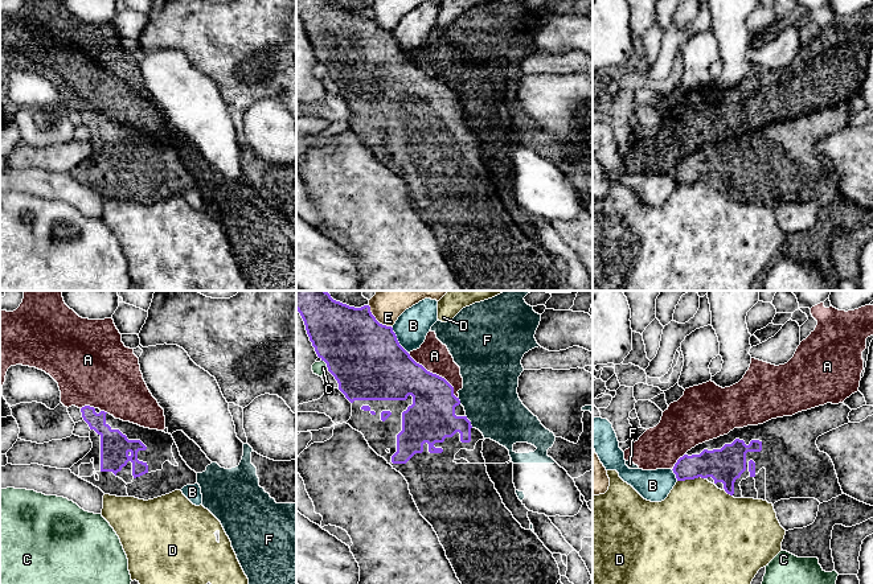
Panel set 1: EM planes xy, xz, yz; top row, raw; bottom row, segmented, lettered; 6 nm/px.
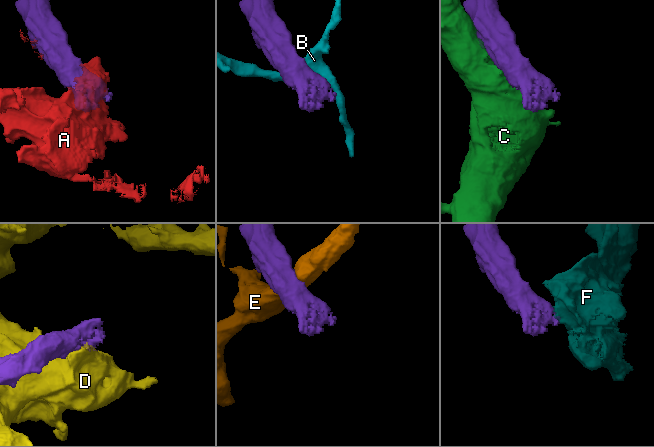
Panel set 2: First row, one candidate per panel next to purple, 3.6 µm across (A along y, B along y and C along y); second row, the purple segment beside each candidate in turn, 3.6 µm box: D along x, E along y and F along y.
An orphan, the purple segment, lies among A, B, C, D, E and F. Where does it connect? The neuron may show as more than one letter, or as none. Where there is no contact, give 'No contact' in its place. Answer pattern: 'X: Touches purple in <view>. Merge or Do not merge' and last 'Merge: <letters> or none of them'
A: Touches purple in xz. Do not merge
B: Touches purple in xz. Do not merge
C: Touches purple in xz. Do not merge
D: Touches purple in yz. Do not merge
E: Touches purple in xz. Do not merge
F: Touches purple in xz. Do not merge
Merge: none of them

